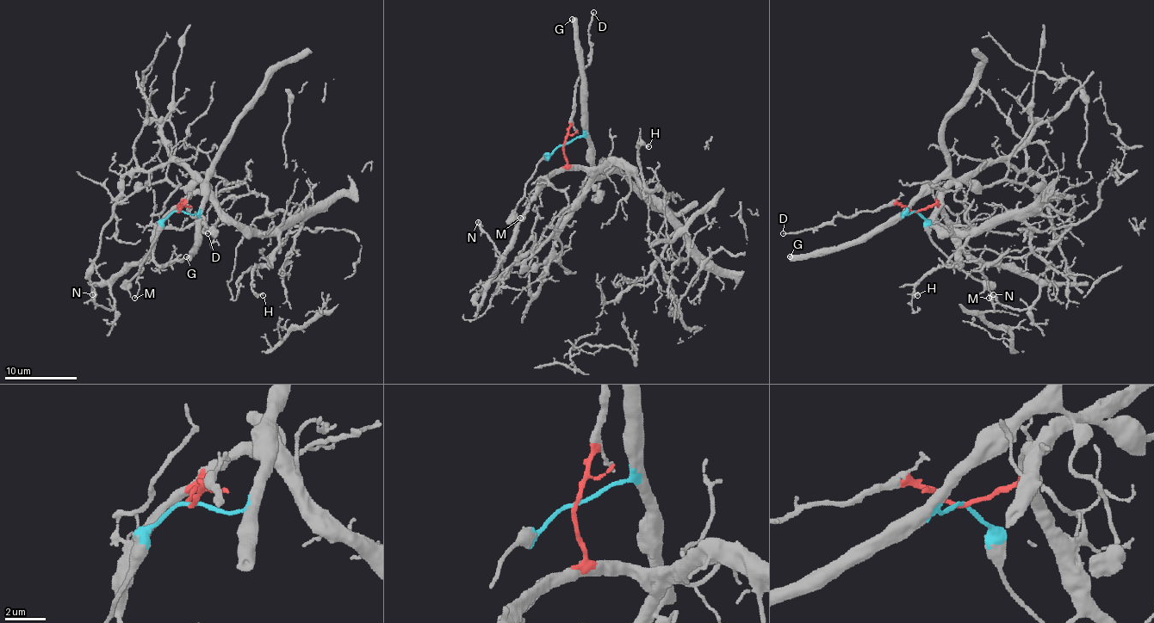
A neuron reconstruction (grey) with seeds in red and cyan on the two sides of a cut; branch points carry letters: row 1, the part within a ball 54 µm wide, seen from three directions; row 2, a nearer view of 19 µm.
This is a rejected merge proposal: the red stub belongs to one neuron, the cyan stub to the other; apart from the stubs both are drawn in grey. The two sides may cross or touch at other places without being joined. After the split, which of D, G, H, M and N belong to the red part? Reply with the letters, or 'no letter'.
D, H, M, N

